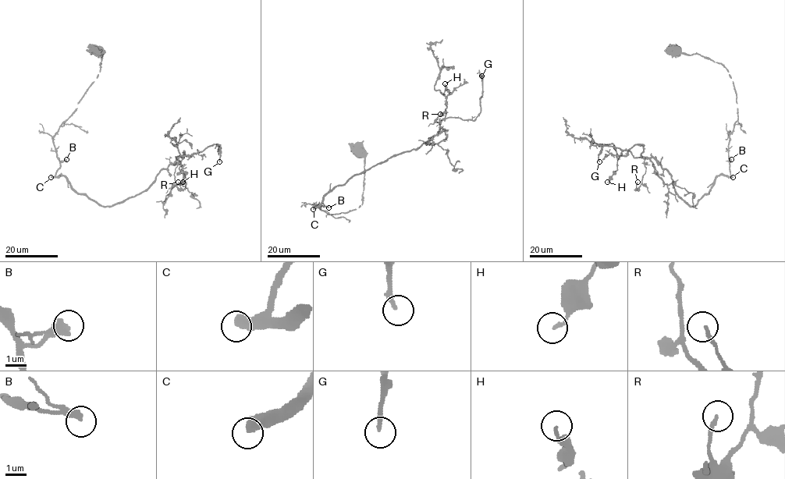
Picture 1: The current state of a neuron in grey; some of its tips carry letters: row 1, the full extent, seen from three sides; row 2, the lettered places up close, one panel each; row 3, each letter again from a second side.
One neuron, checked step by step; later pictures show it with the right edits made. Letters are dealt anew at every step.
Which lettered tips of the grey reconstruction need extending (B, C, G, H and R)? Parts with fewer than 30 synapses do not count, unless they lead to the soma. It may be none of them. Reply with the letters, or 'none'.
C, G

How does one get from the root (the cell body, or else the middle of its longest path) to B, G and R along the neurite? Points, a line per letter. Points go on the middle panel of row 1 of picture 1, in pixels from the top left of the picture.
B: (360, 153), (364, 157), (365, 170), (362, 204), (347, 212), (331, 214), (315, 206), (328, 207)
G: (360, 153), (360, 207), (328, 214), (315, 206), (353, 175), (418, 148), (442, 119), (474, 120), (481, 76)
R: (360, 153), (365, 170), (360, 207), (328, 214), (315, 206), (353, 175), (435, 136), (440, 114)

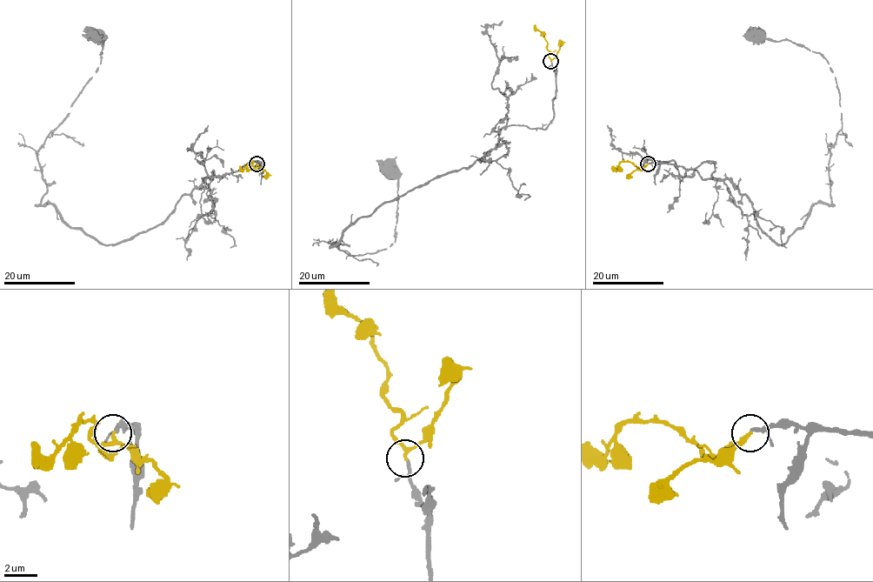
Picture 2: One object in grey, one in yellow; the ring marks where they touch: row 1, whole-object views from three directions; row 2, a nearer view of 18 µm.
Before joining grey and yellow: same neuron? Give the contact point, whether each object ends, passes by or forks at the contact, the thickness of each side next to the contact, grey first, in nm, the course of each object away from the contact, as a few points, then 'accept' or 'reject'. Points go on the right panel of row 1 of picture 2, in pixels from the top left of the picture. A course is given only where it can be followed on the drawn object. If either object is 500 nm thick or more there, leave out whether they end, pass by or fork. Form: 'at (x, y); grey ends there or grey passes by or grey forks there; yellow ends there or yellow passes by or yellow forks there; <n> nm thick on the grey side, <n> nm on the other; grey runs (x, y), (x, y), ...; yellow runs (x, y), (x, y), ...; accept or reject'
at (648, 163); grey passes by; yellow passes by; 140 nm thick on the grey side, 200 nm on the other; grey runs (648, 163), (714, 161), (712, 177), (745, 195), (777, 244), (830, 205), (833, 71), (820, 54), (759, 39); yellow runs (648, 164), (638, 169), (628, 161), (622, 161), (616, 169), (611, 166); accept

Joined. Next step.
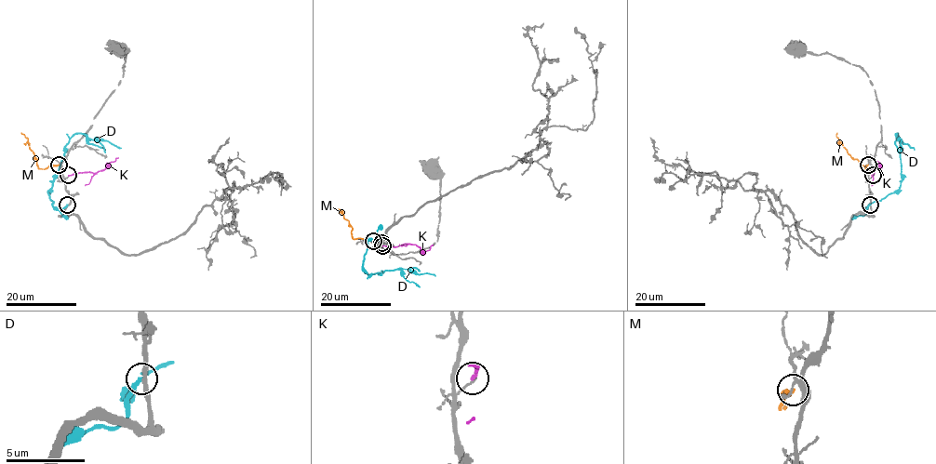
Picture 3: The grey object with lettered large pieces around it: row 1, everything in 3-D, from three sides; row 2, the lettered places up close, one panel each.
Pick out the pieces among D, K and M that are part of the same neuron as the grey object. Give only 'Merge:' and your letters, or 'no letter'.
Merge: no letter

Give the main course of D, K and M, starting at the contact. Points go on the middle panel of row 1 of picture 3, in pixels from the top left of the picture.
D: (381, 242), (375, 239), (367, 241), (363, 270), (369, 274), (406, 269), (417, 273), (435, 275)
K: (383, 245), (417, 245), (425, 252), (433, 245)
M: (372, 240), (354, 239), (349, 222), (340, 209), (336, 209)

